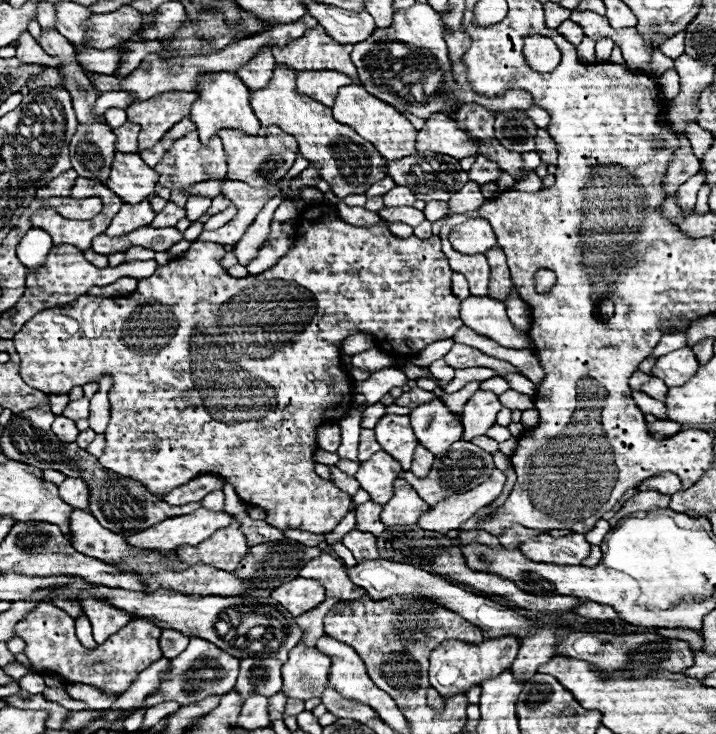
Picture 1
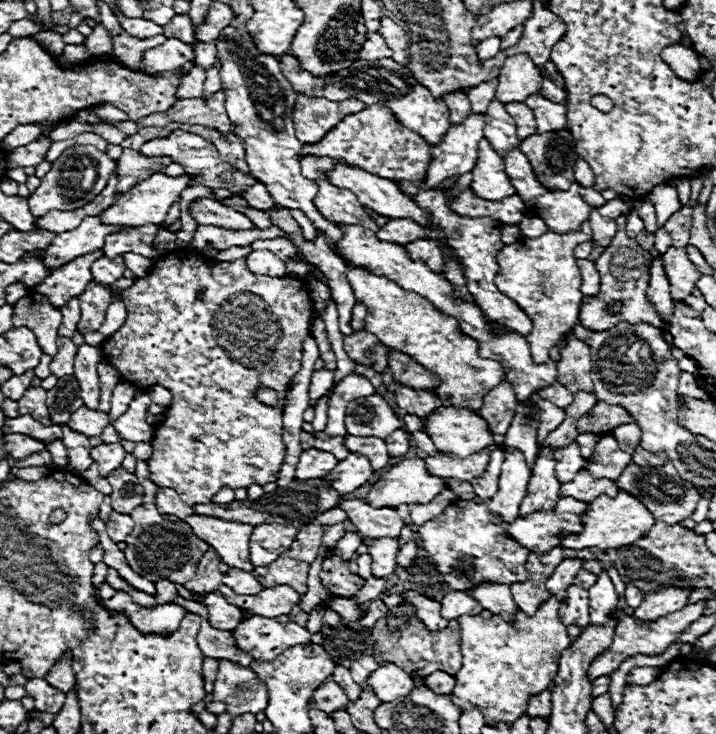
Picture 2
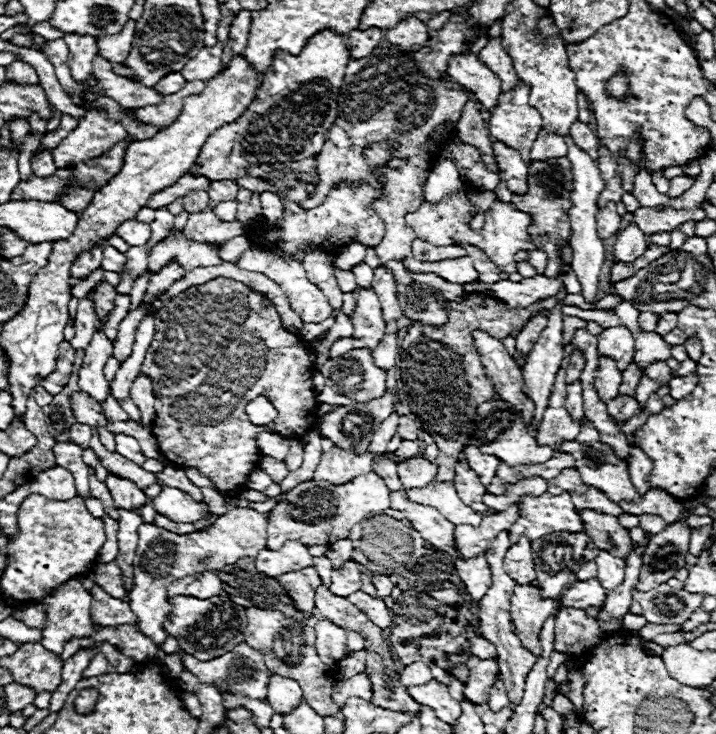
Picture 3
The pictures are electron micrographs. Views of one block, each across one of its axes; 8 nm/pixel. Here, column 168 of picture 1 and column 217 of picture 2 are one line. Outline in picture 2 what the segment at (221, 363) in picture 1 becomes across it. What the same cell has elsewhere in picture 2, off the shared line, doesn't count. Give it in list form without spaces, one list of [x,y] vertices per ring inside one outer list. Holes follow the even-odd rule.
[[[174,250],[174,252],[168,252],[168,256],[164,256],[162,260],[156,260],[152,270],[148,272],[148,276],[136,280],[136,284],[132,284],[128,290],[124,290],[120,300],[126,304],[128,318],[126,318],[124,326],[104,342],[106,362],[112,364],[124,380],[132,382],[138,388],[148,388],[148,386],[160,384],[172,392],[172,404],[164,410],[164,418],[162,418],[162,422],[156,424],[158,430],[154,430],[154,440],[150,442],[154,448],[152,456],[148,458],[150,480],[158,486],[174,488],[182,496],[182,500],[190,506],[210,502],[210,496],[214,496],[222,486],[236,490],[236,488],[248,488],[252,484],[264,486],[264,484],[276,482],[282,460],[284,460],[284,452],[286,452],[286,446],[282,440],[282,408],[284,408],[282,400],[286,396],[286,388],[290,384],[290,378],[300,370],[302,340],[308,336],[310,320],[312,320],[312,300],[308,296],[308,284],[298,280],[298,278],[292,278],[292,276],[284,276],[284,278],[256,276],[248,270],[244,258],[238,258],[232,262],[208,262],[198,252]],[[258,384],[270,386],[272,390],[278,392],[278,404],[276,406],[266,406],[252,396],[252,392]]]

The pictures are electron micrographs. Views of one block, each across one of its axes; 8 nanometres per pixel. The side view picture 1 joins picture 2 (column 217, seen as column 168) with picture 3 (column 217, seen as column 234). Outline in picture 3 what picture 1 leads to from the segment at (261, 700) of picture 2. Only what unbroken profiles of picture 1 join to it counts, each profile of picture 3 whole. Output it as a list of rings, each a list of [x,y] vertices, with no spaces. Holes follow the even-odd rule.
[[[238,644],[232,652],[226,652],[224,656],[220,658],[214,658],[214,660],[208,660],[208,662],[200,662],[196,660],[194,656],[188,656],[184,654],[184,650],[180,650],[182,654],[182,662],[184,666],[194,674],[198,676],[202,682],[208,682],[208,684],[218,684],[222,680],[226,680],[234,690],[240,690],[240,692],[246,692],[250,698],[256,698],[256,700],[266,700],[266,686],[268,686],[268,678],[270,678],[270,670],[266,668],[264,664],[264,658],[260,652],[252,650],[248,644]]]

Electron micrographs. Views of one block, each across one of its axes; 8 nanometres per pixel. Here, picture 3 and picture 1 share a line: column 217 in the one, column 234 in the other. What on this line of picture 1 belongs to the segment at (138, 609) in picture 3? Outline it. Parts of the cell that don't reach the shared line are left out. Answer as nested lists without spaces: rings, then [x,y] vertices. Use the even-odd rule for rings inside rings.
[[[232,522],[196,546],[180,546],[178,554],[184,562],[210,564],[214,568],[234,572],[242,558],[248,554],[248,544],[244,534],[238,530],[238,522]]]

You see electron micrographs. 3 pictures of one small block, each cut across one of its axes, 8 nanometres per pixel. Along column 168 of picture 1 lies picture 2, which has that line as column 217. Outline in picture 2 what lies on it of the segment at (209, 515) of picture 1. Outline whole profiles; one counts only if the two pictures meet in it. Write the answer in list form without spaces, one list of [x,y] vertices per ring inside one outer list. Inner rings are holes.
[[[188,516],[186,524],[198,534],[202,540],[206,540],[210,546],[216,548],[220,560],[232,568],[242,568],[242,570],[254,570],[250,564],[250,534],[252,526],[250,524],[240,524],[240,522],[226,522],[220,518],[212,516]]]

